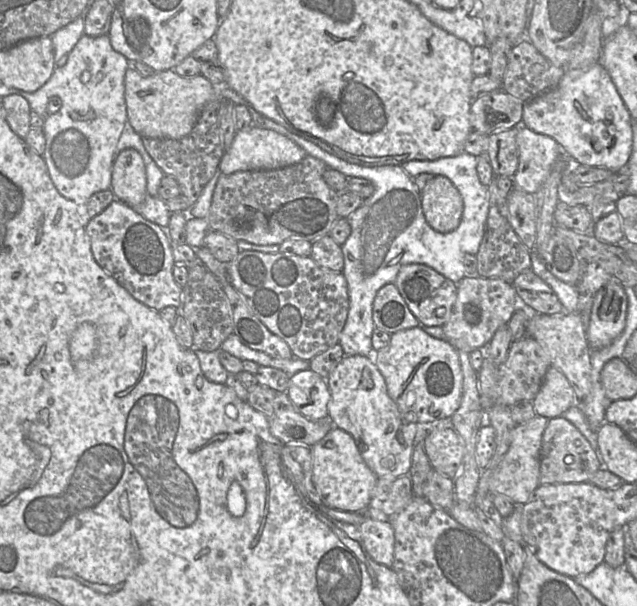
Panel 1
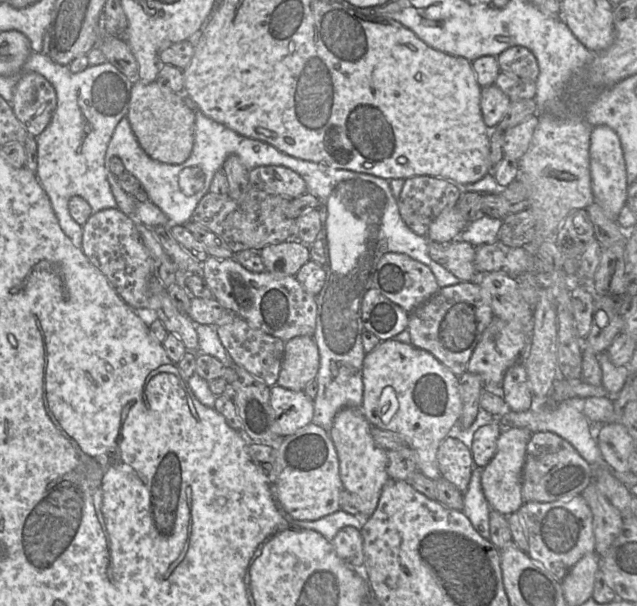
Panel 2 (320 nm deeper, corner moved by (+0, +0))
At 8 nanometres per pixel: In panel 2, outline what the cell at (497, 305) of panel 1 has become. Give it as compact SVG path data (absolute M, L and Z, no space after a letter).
M462 281L440 288L410 312L407 330L413 346L428 351L453 374L460 376L467 372L472 353L494 318L479 284Z

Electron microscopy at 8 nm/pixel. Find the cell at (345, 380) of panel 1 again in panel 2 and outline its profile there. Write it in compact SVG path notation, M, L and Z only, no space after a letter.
M344 407L333 419L330 438L335 446L340 477L344 489L356 494L360 499L362 519L368 519L376 510L382 489L389 479L387 473L387 450L377 445L371 436L372 425L364 417L361 409Z

